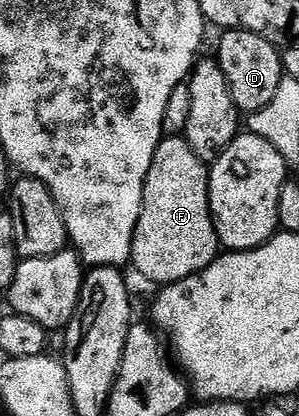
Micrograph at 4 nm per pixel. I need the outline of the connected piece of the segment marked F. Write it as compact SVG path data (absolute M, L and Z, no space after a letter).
M186 136L164 137L145 179L143 206L133 235L131 261L155 287L200 273L220 256L221 246L209 203L209 169L189 147Z

